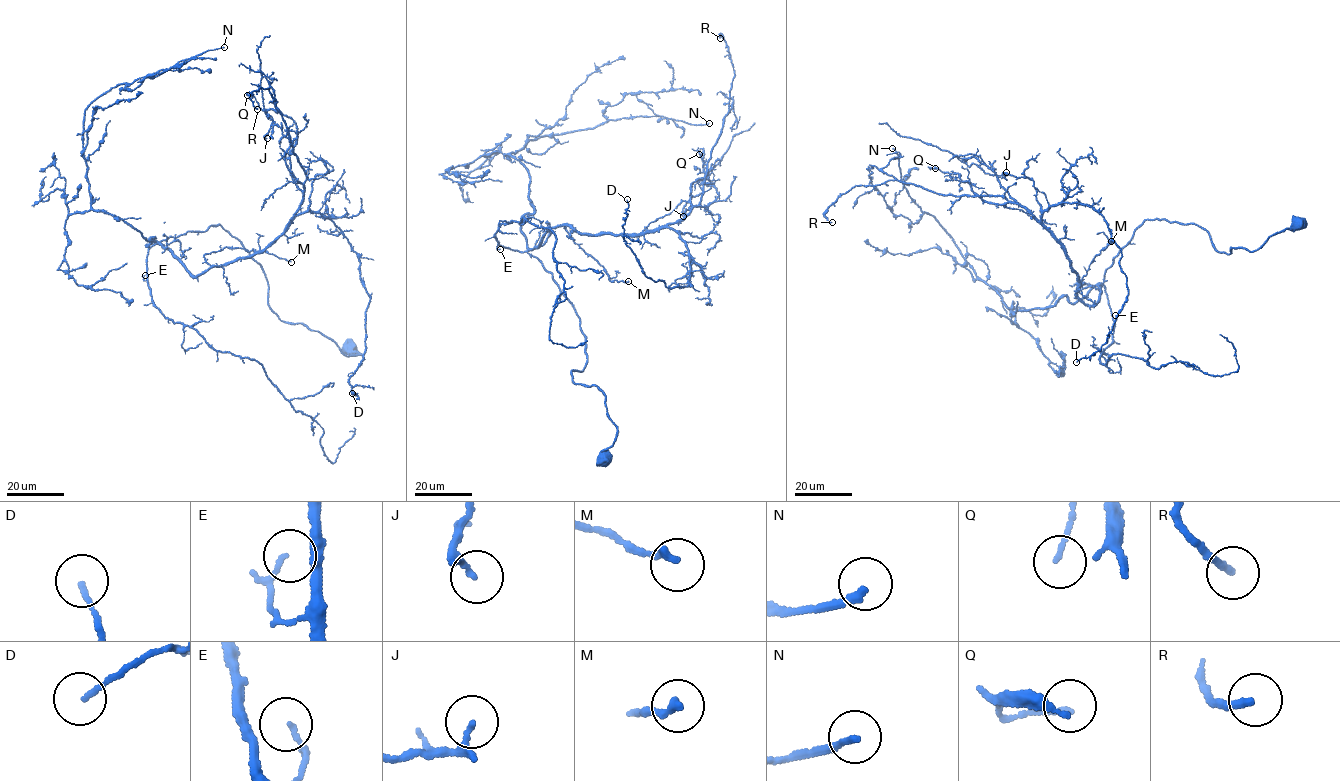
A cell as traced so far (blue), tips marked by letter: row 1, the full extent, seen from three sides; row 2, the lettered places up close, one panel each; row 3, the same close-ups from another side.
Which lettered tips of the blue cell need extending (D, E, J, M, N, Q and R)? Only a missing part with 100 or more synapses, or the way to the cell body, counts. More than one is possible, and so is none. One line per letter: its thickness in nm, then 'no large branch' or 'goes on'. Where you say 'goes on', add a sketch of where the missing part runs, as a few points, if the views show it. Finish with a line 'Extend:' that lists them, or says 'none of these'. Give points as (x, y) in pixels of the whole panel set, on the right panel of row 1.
D: calibre 110 nm; no large branch
E: calibre 90 nm; no large branch
J: calibre 140 nm; no large branch
M: calibre 240 nm; no large branch
N: calibre 180 nm; goes on
Q: calibre 130 nm; no large branch
R: calibre 190 nm; no large branch
Extend: N

